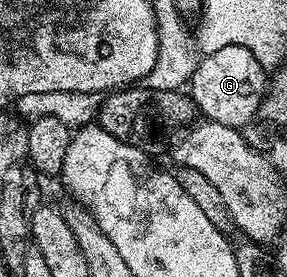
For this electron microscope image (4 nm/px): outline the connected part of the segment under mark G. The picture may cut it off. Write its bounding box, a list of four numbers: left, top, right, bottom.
[188,47,267,130]

